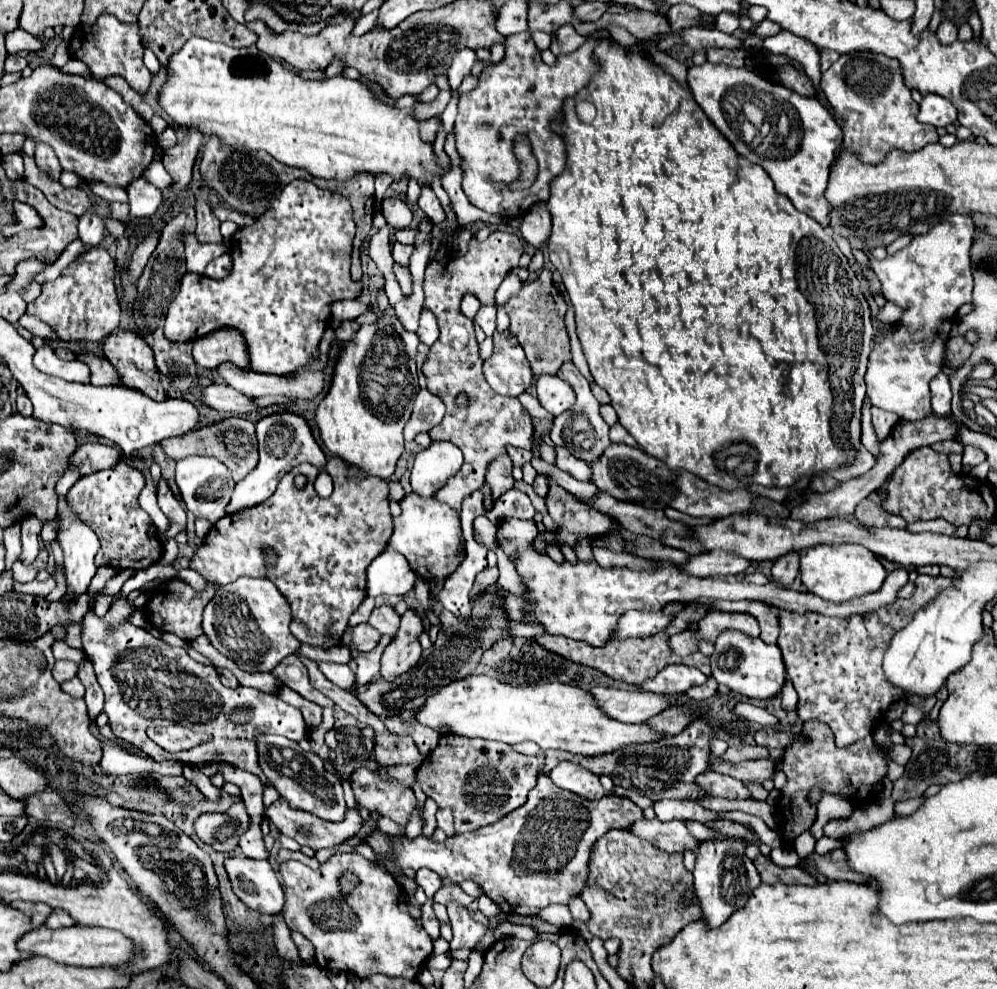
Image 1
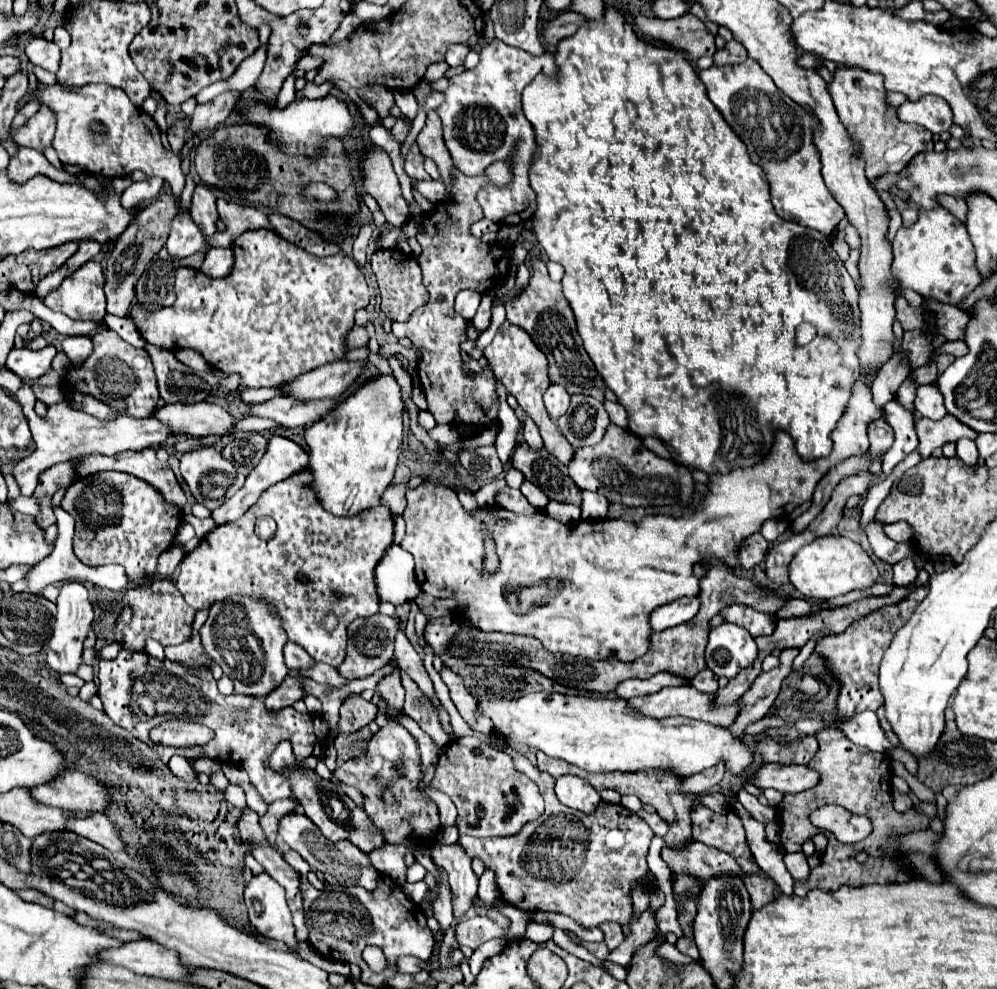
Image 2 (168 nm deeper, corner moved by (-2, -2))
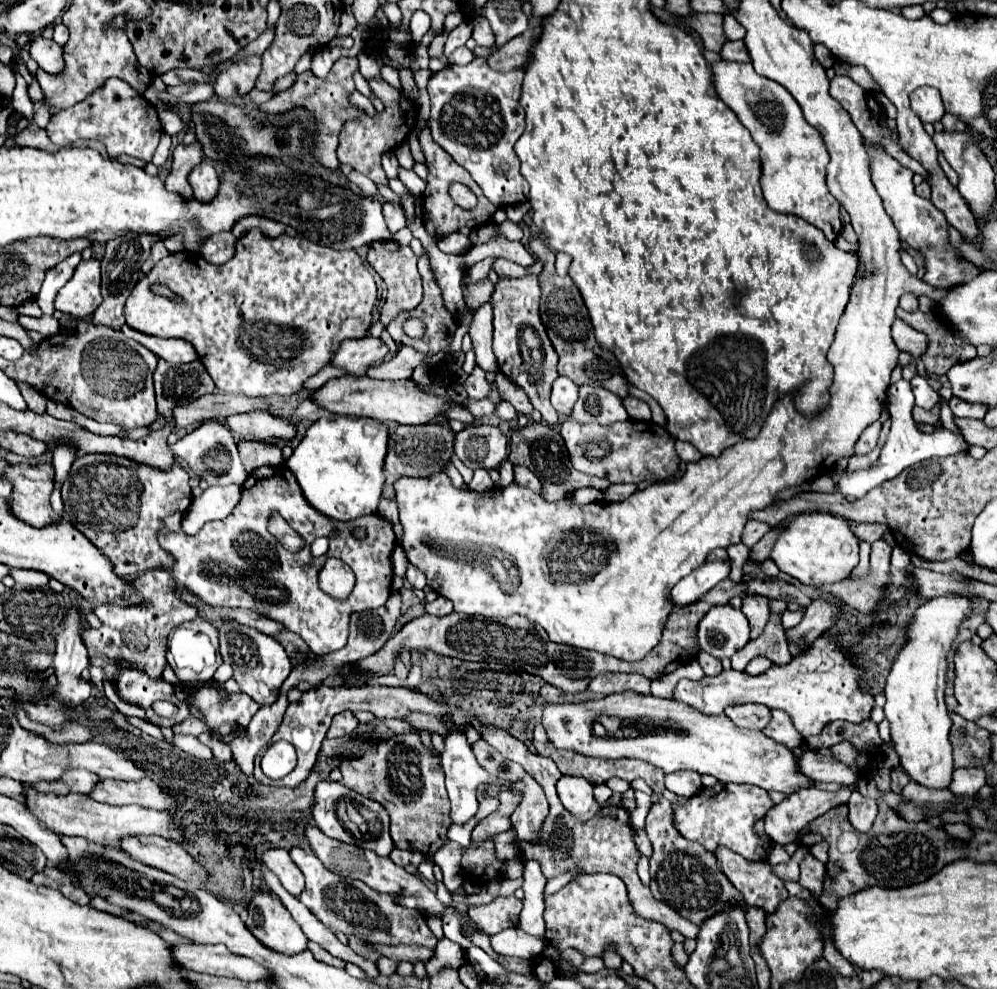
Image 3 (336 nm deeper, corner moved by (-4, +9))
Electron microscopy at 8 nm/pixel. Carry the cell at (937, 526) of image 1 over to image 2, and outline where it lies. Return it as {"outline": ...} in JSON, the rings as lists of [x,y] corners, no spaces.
{"outline":[[[893,522],[885,526],[885,532],[889,534],[891,540],[895,542],[911,542],[915,536],[915,530],[907,522]]]}

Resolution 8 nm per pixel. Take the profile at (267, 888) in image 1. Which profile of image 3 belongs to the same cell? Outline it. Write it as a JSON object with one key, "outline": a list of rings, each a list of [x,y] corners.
{"outline":[[[257,891],[249,903],[249,931],[261,945],[285,955],[297,955],[307,949],[307,937],[293,921],[283,903],[269,891]]]}

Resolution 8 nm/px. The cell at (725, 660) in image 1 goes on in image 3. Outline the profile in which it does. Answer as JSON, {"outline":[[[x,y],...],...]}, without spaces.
{"outline":[[[729,603],[711,607],[697,627],[699,647],[717,659],[731,657],[749,643],[749,621]]]}

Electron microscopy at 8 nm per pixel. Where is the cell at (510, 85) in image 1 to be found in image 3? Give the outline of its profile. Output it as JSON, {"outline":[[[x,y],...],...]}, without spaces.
{"outline":[[[475,57],[469,65],[447,65],[441,71],[433,73],[427,91],[431,97],[431,115],[429,115],[429,129],[435,143],[439,143],[461,167],[465,167],[473,181],[481,187],[483,195],[497,207],[523,203],[529,197],[529,183],[519,173],[519,159],[513,151],[513,145],[523,135],[525,129],[525,113],[521,109],[521,81],[523,69],[497,73],[487,63],[485,57]]]}

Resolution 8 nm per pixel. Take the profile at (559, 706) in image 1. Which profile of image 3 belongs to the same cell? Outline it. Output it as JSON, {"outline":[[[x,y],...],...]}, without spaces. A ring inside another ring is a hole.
{"outline":[[[625,693],[609,695],[605,699],[591,699],[577,705],[545,705],[543,727],[555,747],[573,749],[589,757],[641,759],[663,769],[665,773],[689,769],[701,775],[713,775],[723,783],[757,785],[765,791],[781,791],[785,795],[815,785],[799,771],[795,753],[765,737],[761,731],[739,729],[729,723],[729,717],[723,713],[705,715],[681,701],[659,699],[653,695]],[[601,717],[617,717],[621,721],[619,729],[625,729],[625,733],[631,737],[615,737],[615,733],[609,733],[607,729],[603,729],[603,735],[595,735],[593,727]]]}

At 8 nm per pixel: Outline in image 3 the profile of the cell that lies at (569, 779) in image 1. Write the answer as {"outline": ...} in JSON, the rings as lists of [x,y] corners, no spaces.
{"outline":[[[561,777],[557,793],[563,807],[581,823],[589,821],[599,811],[599,803],[593,799],[593,785],[581,777]]]}

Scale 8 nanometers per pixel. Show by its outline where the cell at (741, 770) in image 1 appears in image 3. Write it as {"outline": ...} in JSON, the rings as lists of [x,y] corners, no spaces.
{"outline":[[[807,751],[799,757],[799,767],[801,771],[813,779],[813,781],[821,781],[821,783],[839,783],[839,785],[853,785],[857,783],[859,773],[855,769],[851,769],[849,765],[841,763],[835,757],[827,757],[815,751]]]}

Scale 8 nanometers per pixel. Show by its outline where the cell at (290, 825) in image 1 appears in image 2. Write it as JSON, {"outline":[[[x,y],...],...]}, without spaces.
{"outline":[[[289,812],[279,820],[279,836],[283,838],[283,842],[287,842],[293,850],[297,850],[303,860],[311,866],[311,870],[319,870],[325,874],[325,880],[329,884],[347,884],[349,886],[363,886],[367,890],[375,888],[377,882],[377,870],[371,866],[369,858],[365,852],[361,852],[357,846],[353,846],[347,840],[339,840],[339,842],[331,842],[327,840],[321,830],[305,816],[299,812]]]}

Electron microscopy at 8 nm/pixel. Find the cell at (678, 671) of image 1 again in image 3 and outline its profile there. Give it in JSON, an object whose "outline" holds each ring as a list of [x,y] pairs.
{"outline":[[[605,673],[597,675],[595,679],[589,681],[587,691],[599,697],[607,697],[613,693],[623,693],[623,691],[637,691],[641,695],[649,693],[649,679],[643,675],[617,675],[617,673]]]}

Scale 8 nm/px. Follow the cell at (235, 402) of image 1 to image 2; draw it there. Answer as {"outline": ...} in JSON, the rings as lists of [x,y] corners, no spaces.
{"outline":[[[277,396],[277,398],[271,398],[267,402],[249,404],[249,414],[261,416],[261,418],[273,418],[277,424],[293,428],[293,426],[313,424],[315,420],[321,418],[321,414],[327,414],[329,410],[333,410],[335,404],[337,404],[335,400],[303,402],[303,400]]]}

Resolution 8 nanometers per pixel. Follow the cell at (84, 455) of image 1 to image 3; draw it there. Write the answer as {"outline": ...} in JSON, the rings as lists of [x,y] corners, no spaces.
{"outline":[[[19,463],[19,465],[7,465],[5,471],[1,473],[1,479],[9,481],[13,485],[13,491],[9,495],[9,509],[11,513],[25,521],[27,525],[31,527],[47,527],[51,523],[59,523],[61,521],[61,515],[57,515],[53,509],[51,509],[51,503],[49,503],[49,495],[53,491],[53,465],[47,463],[47,465],[29,465],[29,463]]]}

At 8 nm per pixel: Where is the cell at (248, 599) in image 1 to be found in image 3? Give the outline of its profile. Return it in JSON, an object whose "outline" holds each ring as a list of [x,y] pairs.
{"outline":[[[225,621],[221,625],[219,641],[223,661],[235,669],[235,681],[239,683],[241,691],[247,693],[261,707],[275,703],[283,681],[289,677],[293,669],[293,663],[289,663],[289,655],[285,653],[285,649],[273,637],[263,635],[253,627],[237,625],[233,621]]]}

